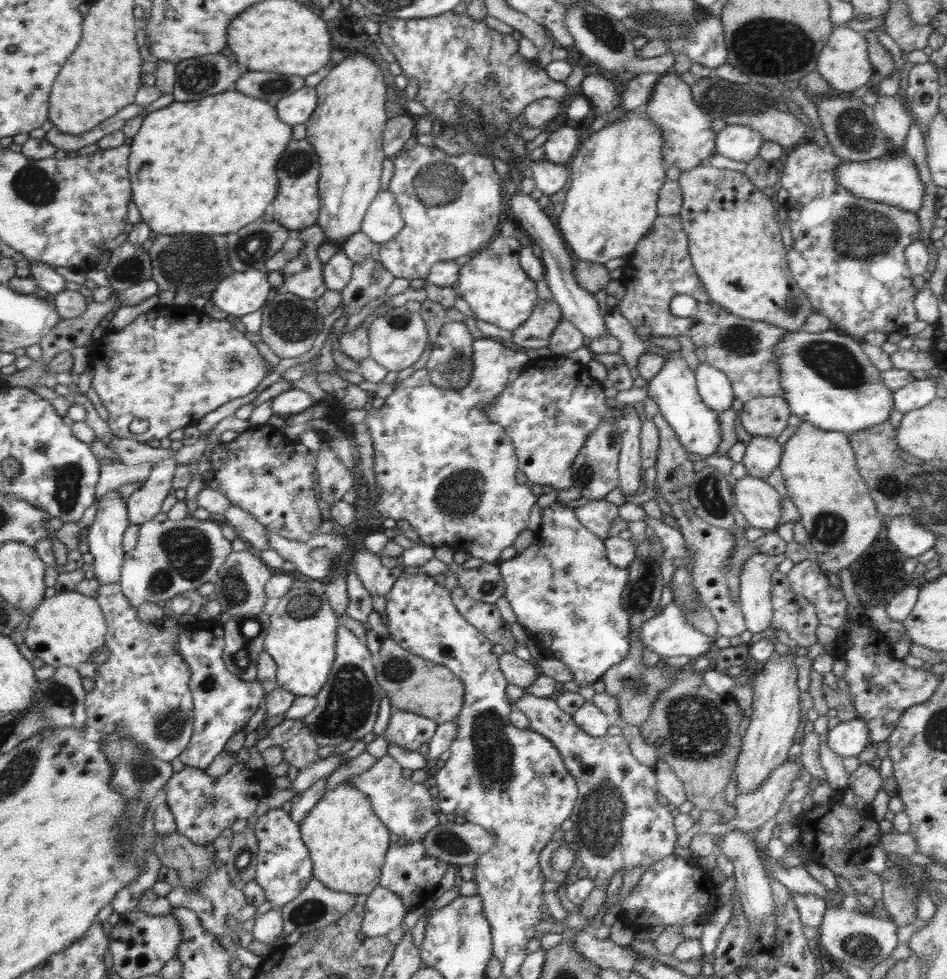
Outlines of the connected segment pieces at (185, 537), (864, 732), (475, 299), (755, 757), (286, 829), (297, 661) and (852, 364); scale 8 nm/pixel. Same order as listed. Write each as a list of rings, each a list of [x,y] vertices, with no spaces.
[[[160,511],[152,520],[142,523],[138,529],[138,542],[136,547],[125,553],[121,568],[120,587],[130,603],[138,608],[142,602],[160,602],[170,600],[174,596],[185,596],[206,582],[215,580],[220,566],[232,552],[231,541],[222,535],[221,520],[199,520],[188,516],[182,520],[170,520],[167,514]]]
[[[858,717],[852,720],[841,720],[829,730],[827,746],[839,756],[858,757],[868,744],[869,730],[866,723]]]
[[[495,235],[488,248],[484,247],[461,266],[460,277],[453,286],[457,296],[466,300],[476,318],[511,331],[522,326],[530,318],[539,300],[536,294],[537,282],[531,280],[521,268],[520,249],[522,244],[516,235]]]
[[[794,652],[792,654],[784,654],[784,656],[777,655],[777,658],[766,662],[766,665],[754,675],[751,686],[754,689],[752,715],[750,716],[748,730],[741,738],[741,752],[738,755],[737,764],[733,771],[736,773],[736,781],[738,781],[738,795],[758,789],[758,785],[772,771],[779,770],[782,764],[787,764],[796,730],[800,726],[801,691],[798,689],[799,677],[798,668],[795,664],[796,658],[797,655]]]
[[[275,808],[260,816],[252,826],[259,846],[259,851],[253,856],[255,881],[264,890],[268,902],[277,909],[295,900],[313,877],[310,851],[302,842],[299,825],[285,810]]]
[[[292,588],[280,597],[276,610],[268,617],[270,626],[263,631],[264,651],[278,665],[278,685],[294,696],[316,697],[336,659],[339,618],[322,594],[302,588]]]
[[[835,327],[831,328],[830,330],[817,333],[800,332],[796,330],[794,332],[790,332],[790,334],[784,334],[782,342],[778,342],[778,346],[776,346],[776,350],[774,350],[774,357],[776,357],[776,360],[774,361],[778,361],[778,367],[780,367],[780,385],[782,385],[782,389],[784,389],[784,394],[782,394],[782,397],[786,399],[786,403],[788,403],[788,407],[790,407],[791,413],[797,415],[801,421],[810,422],[818,428],[839,433],[854,433],[858,432],[858,430],[868,430],[868,428],[872,428],[872,426],[878,426],[882,423],[890,421],[891,415],[895,410],[895,392],[892,391],[892,389],[890,389],[890,387],[888,387],[888,385],[886,385],[882,379],[880,379],[881,370],[876,367],[872,361],[870,361],[870,357],[864,353],[862,347],[860,346],[861,341],[859,339],[843,334]]]

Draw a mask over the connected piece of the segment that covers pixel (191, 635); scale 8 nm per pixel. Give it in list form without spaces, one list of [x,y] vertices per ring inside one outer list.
[[[196,620],[182,627],[179,637],[179,650],[191,670],[189,688],[193,695],[194,722],[189,746],[180,754],[184,766],[202,769],[210,766],[227,746],[230,737],[246,726],[264,699],[260,683],[244,683],[227,669],[223,660],[225,648],[223,624],[213,620]]]

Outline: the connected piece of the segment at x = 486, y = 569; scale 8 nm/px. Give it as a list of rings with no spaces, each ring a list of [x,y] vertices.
[[[453,561],[447,568],[456,574],[458,584],[474,600],[495,604],[504,596],[506,585],[498,564],[485,562],[480,567],[466,569]]]

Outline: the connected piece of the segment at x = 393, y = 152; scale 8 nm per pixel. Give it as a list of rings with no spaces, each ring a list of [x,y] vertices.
[[[408,113],[389,118],[383,133],[383,152],[386,157],[394,158],[404,151],[404,146],[416,135],[415,117]]]

